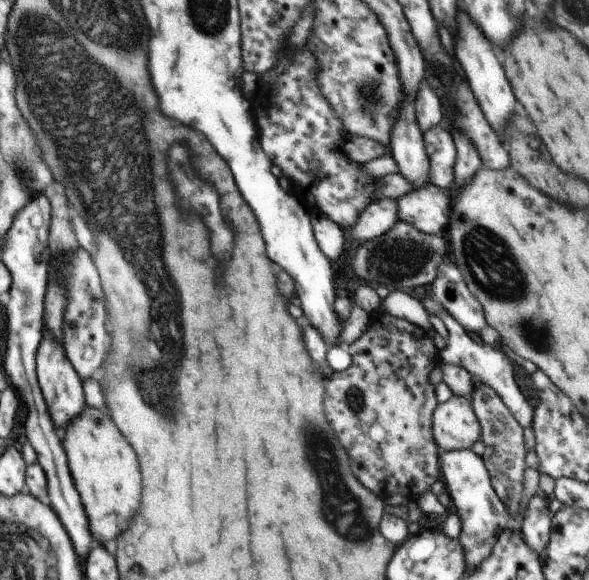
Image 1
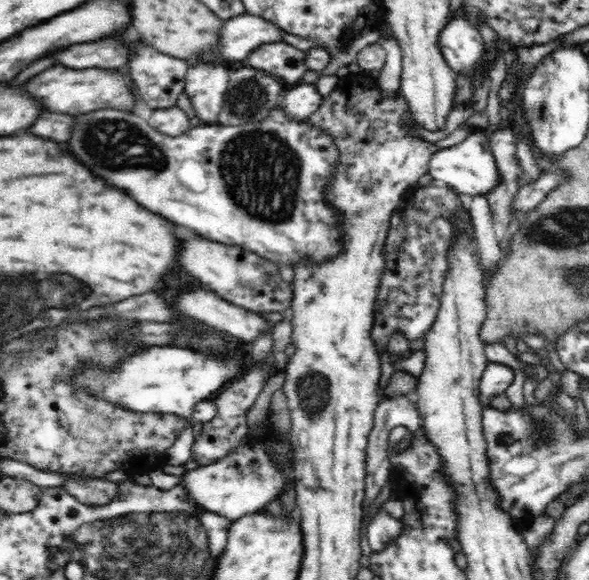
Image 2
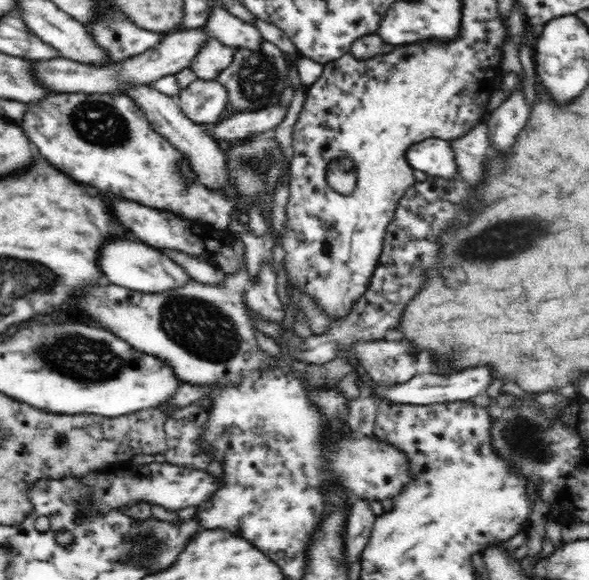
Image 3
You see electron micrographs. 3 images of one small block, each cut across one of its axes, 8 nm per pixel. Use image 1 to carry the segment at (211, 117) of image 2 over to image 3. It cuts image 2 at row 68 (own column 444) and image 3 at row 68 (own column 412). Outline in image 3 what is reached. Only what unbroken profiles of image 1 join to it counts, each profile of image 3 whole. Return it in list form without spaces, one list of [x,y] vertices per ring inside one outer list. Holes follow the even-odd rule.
[[[211,37],[192,60],[191,69],[200,80],[214,80],[232,64],[235,49]]]

